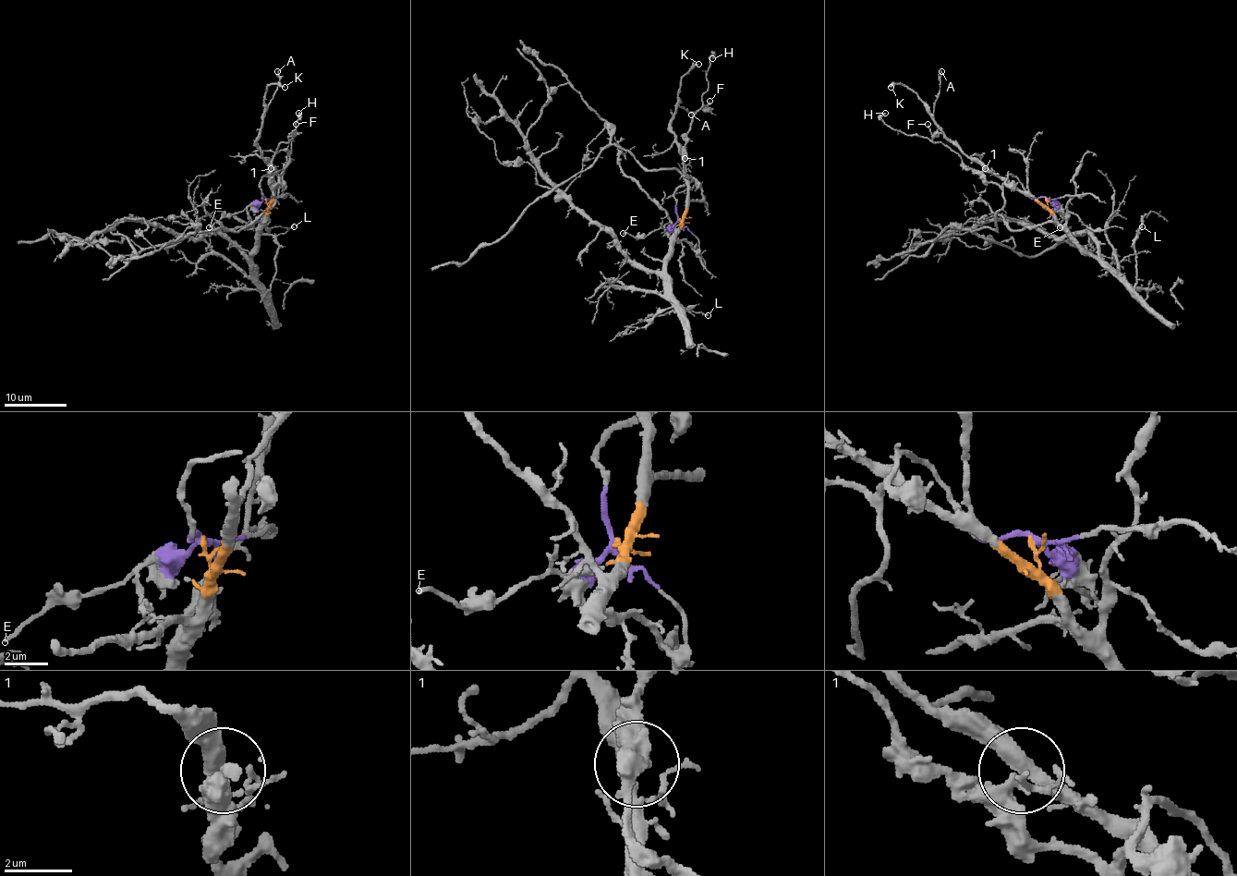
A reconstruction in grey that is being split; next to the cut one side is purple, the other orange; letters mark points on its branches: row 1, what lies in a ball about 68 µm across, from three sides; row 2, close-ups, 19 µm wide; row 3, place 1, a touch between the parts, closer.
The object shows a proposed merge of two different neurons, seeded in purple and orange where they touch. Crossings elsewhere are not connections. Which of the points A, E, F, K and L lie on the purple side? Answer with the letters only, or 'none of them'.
E, F

